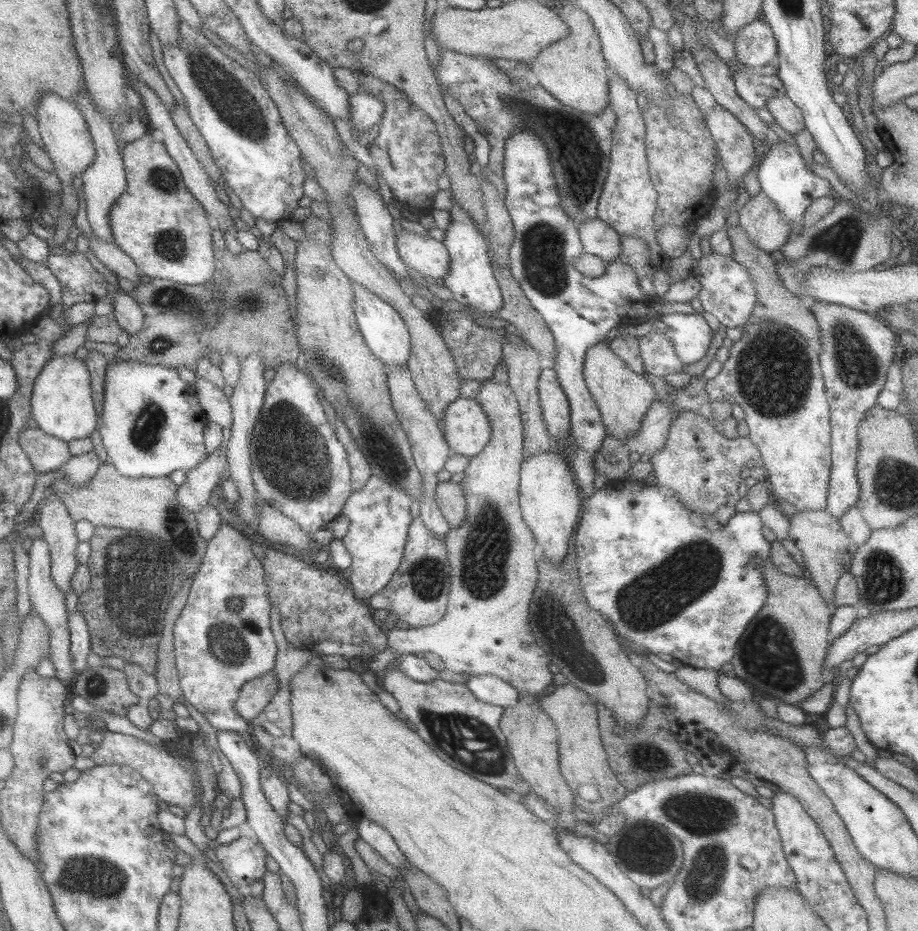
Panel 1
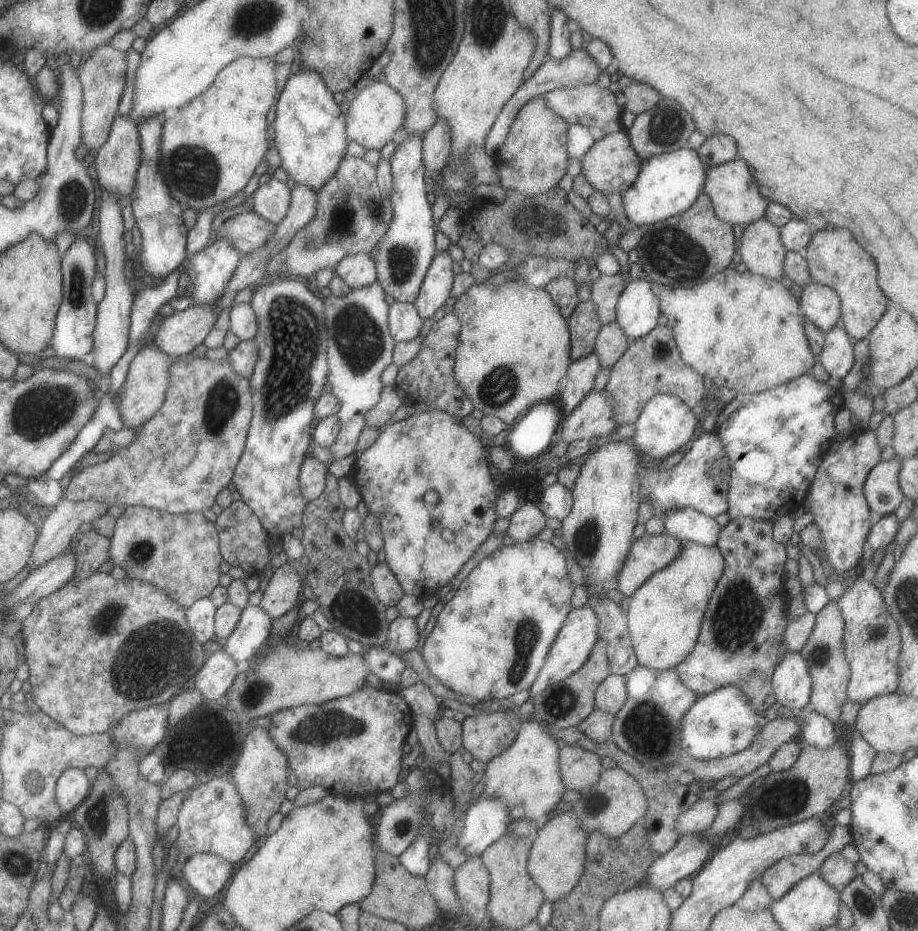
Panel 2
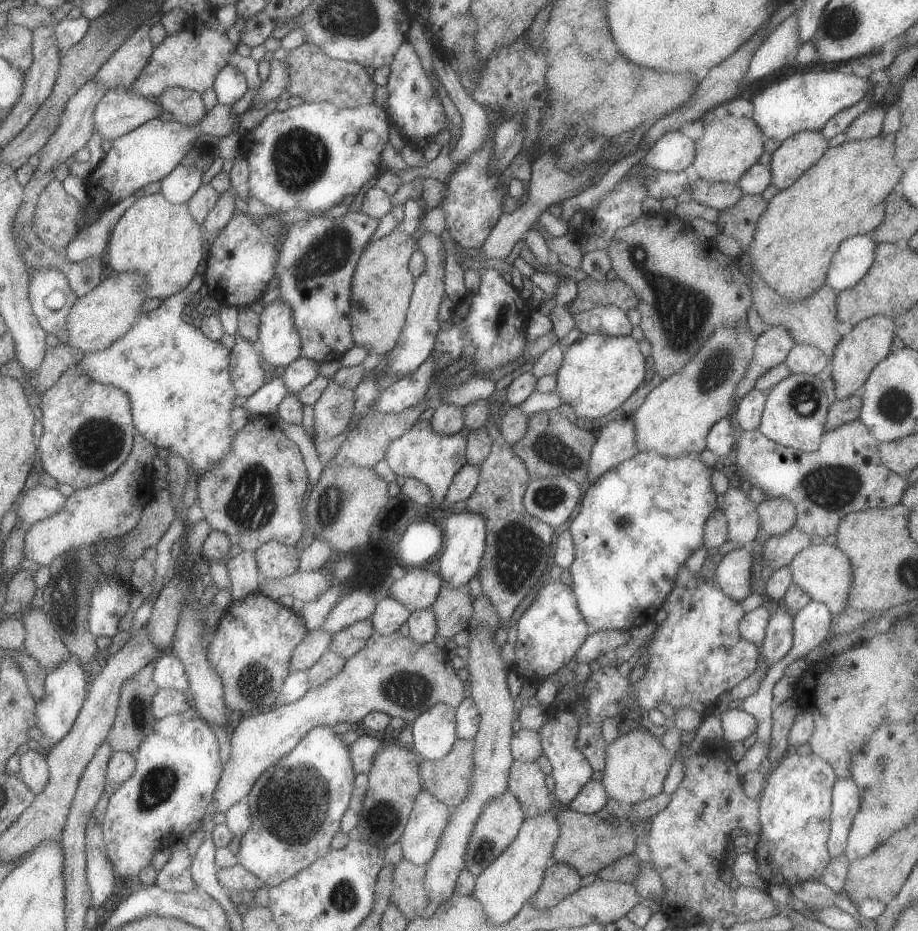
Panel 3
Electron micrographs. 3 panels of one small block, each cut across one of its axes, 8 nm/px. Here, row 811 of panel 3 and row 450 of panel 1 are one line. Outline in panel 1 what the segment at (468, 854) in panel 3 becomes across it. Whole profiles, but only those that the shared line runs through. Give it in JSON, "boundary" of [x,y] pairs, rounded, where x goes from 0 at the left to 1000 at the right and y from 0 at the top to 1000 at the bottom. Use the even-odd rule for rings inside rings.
{"boundary":[[[531,407],[523,410],[522,420],[517,426],[519,431],[523,433],[527,443],[532,447],[534,453],[534,475],[527,479],[525,485],[521,485],[519,490],[512,491],[512,498],[505,503],[505,511],[502,511],[501,521],[503,521],[503,527],[508,532],[508,556],[503,559],[503,563],[499,567],[490,567],[486,571],[483,581],[488,594],[488,602],[492,606],[492,619],[491,619],[491,633],[489,638],[488,653],[486,661],[481,663],[479,669],[473,670],[466,673],[459,675],[444,675],[444,677],[436,677],[436,675],[429,673],[427,677],[419,677],[422,681],[422,690],[426,700],[428,701],[428,709],[418,718],[412,719],[412,726],[418,730],[425,718],[435,718],[438,705],[444,702],[475,702],[484,713],[485,720],[496,722],[497,724],[504,724],[509,722],[515,726],[528,726],[534,724],[540,726],[550,733],[553,733],[564,744],[578,745],[582,749],[590,748],[601,741],[606,733],[603,731],[603,720],[600,708],[597,706],[595,698],[584,689],[582,681],[580,681],[580,675],[577,673],[577,644],[580,644],[580,638],[582,638],[582,632],[584,632],[584,625],[586,625],[586,598],[587,588],[585,584],[584,577],[577,569],[575,563],[569,554],[566,548],[566,538],[564,537],[564,524],[566,524],[566,505],[569,503],[570,485],[571,485],[571,466],[570,466],[570,454],[568,451],[568,440],[565,439],[565,432],[561,426],[558,416],[552,410],[542,410],[538,407]]]}

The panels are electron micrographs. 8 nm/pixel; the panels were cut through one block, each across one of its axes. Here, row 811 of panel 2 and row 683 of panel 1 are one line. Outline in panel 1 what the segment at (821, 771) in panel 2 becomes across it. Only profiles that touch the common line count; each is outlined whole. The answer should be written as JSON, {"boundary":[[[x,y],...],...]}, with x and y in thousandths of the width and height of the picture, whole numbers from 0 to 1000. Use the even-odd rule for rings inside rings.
{"boundary":[[[834,602],[830,604],[828,613],[832,618],[837,635],[834,649],[828,653],[808,681],[795,712],[800,714],[802,727],[815,734],[826,749],[842,750],[846,754],[868,757],[878,753],[905,730],[905,725],[899,725],[895,716],[905,692],[903,676],[906,661],[895,637],[879,619],[869,621],[863,617],[854,617],[841,604]]]}

